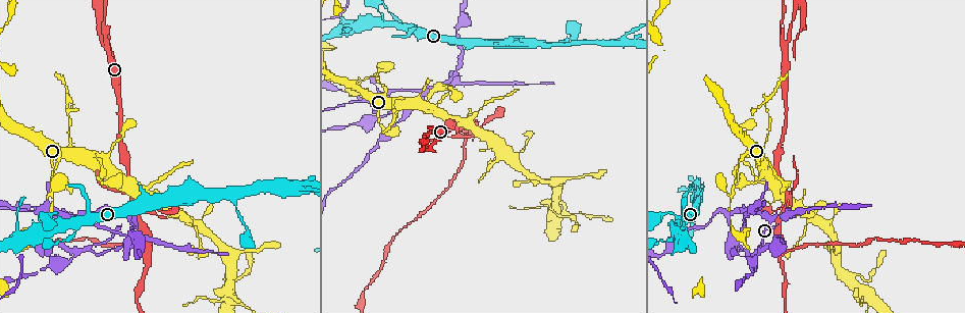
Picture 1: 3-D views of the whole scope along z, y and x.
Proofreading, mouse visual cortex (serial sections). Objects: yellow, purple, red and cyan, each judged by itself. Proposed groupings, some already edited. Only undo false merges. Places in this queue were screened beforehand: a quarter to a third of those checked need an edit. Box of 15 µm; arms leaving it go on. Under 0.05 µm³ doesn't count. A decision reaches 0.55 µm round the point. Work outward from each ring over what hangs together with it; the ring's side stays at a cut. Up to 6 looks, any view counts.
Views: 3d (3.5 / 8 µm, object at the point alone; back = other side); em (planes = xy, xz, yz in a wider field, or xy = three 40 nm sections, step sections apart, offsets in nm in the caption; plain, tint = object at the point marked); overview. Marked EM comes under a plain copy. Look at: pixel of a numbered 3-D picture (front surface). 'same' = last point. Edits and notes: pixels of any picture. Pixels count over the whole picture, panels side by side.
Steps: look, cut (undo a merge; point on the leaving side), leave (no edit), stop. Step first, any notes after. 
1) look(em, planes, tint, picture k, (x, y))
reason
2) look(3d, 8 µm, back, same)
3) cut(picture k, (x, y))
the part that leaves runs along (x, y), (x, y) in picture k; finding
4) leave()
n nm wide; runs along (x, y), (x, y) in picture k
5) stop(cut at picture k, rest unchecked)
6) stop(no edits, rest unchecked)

look(3d, 3.5 µm, back, picture 1, (681, 221))
small branch off a trunk

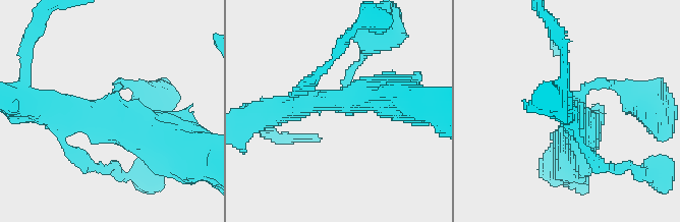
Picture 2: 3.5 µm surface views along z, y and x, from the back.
look(em, xy, step 5, tint, picture 2, (103, 118))
3 arms; arms of 150, 350, 600 nm; need the tissue

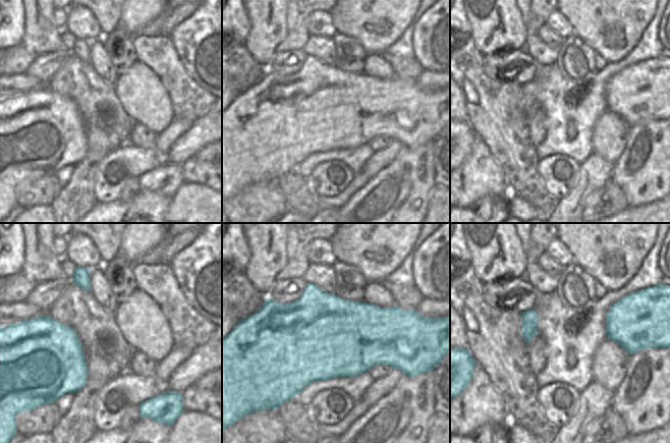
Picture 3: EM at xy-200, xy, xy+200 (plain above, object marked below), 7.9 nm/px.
look(em, planes, tint, same)

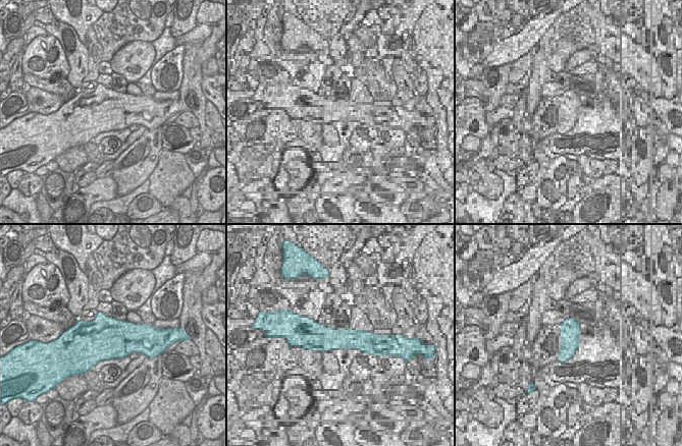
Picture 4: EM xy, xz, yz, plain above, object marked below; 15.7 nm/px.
cut(picture 2, (82, 164))
the part that leaves runs along (290, 104), (341, 44) in picture 2; a second cell is stuck on

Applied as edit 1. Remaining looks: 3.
look(3d, 3.5 µm, picture 1, (217, 194))
three arms meet

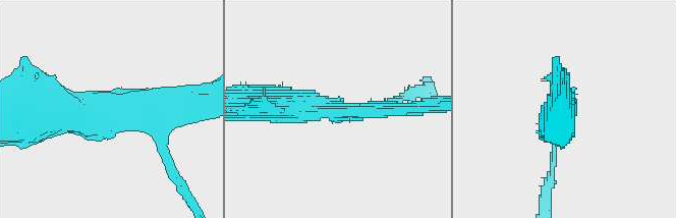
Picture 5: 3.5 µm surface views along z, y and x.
look(em, planes, tint, picture 5, (335, 109))
3 arms; arms of 200, 250, 450 nm

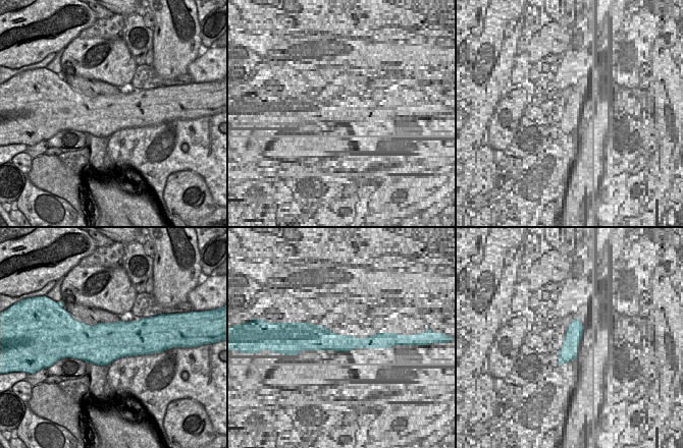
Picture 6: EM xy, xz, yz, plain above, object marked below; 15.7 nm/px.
leave()
runs along (38, 120), (172, 104) in picture 5; all the same cell

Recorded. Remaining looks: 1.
stop(cut at picture 2, rest unchecked)

